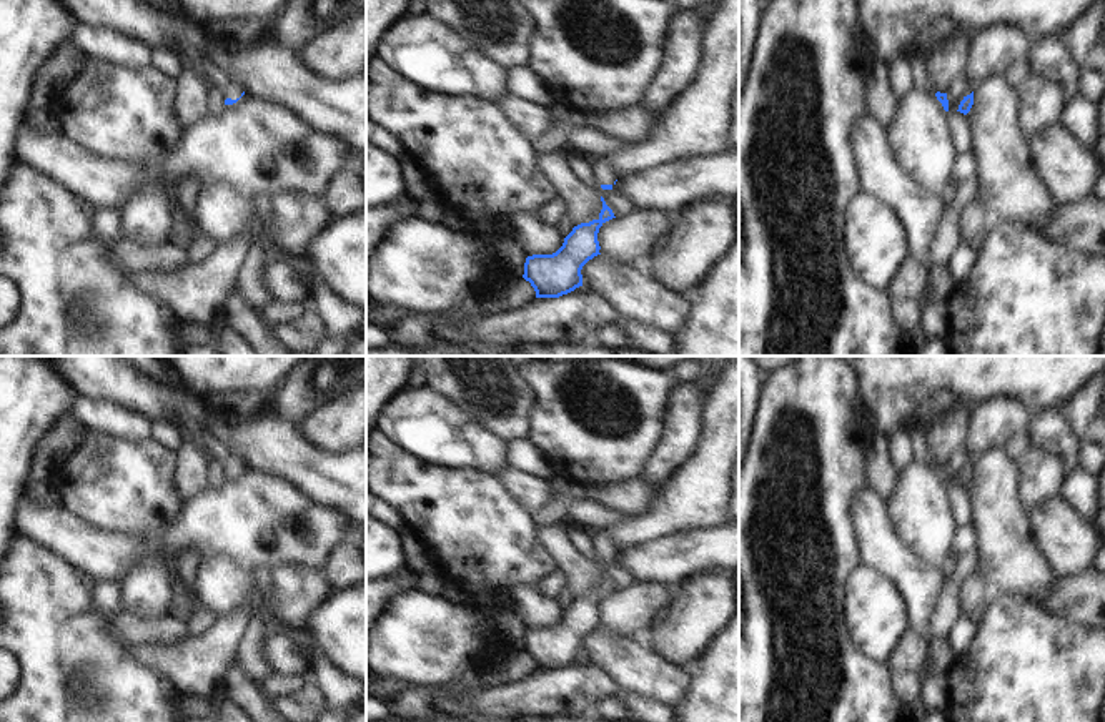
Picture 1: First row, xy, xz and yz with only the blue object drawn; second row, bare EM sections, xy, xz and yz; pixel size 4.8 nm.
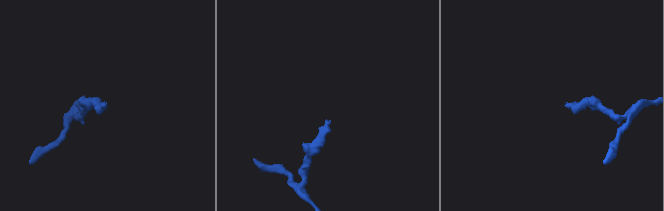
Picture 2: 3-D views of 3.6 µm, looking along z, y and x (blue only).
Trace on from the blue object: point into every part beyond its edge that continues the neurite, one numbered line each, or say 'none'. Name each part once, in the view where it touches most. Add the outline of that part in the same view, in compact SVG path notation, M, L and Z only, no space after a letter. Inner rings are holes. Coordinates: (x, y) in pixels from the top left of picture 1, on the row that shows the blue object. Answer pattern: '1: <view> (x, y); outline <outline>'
1: xy (232, 90); outline M228 80L228 83L223 88L225 98L236 100L236 98L241 96L241 93L243 93L243 87L235 83L235 82L231 82L231 80Z

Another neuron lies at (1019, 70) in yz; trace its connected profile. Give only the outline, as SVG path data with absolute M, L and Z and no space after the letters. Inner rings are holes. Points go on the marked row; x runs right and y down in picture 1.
M1030 58L1015 60L1003 73L1012 88L1018 88L1028 77L1033 77Z

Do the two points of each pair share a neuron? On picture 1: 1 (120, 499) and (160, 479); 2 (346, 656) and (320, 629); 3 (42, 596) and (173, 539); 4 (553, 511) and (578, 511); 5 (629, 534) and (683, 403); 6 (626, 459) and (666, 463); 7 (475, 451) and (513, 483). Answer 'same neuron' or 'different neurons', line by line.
1: same neuron
2: same neuron
3: different neurons
4: different neurons
5: different neurons
6: different neurons
7: different neurons

